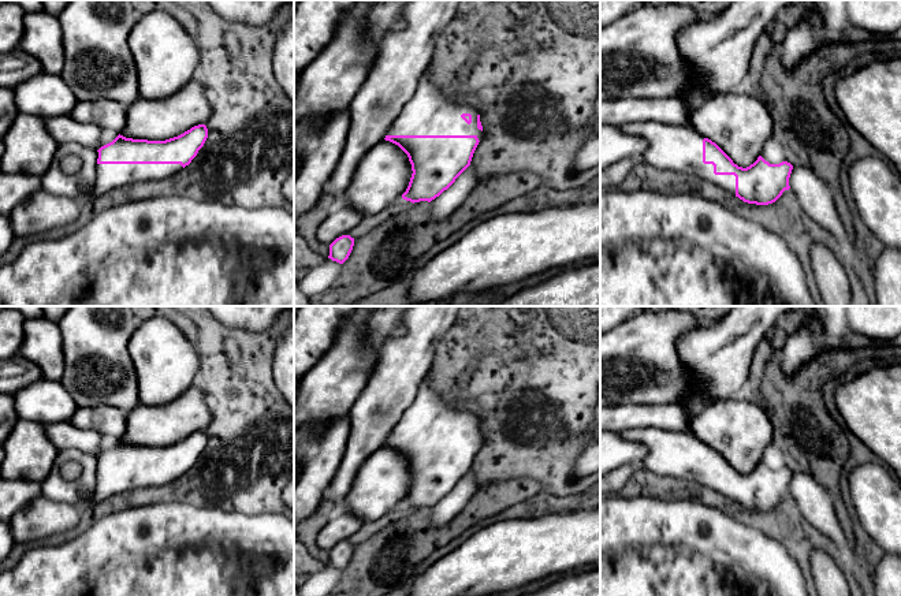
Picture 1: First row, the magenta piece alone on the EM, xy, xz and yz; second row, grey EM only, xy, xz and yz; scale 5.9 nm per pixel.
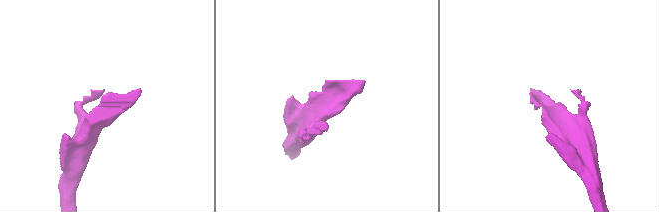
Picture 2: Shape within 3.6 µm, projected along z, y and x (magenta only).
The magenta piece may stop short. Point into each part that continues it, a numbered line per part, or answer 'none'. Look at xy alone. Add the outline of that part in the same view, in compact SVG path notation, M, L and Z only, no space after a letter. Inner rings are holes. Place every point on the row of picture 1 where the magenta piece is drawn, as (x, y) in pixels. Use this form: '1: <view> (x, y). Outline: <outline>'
1: xy (110, 177). Outline: M97 164L96 186L82 201L98 198L138 182L161 180L178 174L182 168L180 164Z

